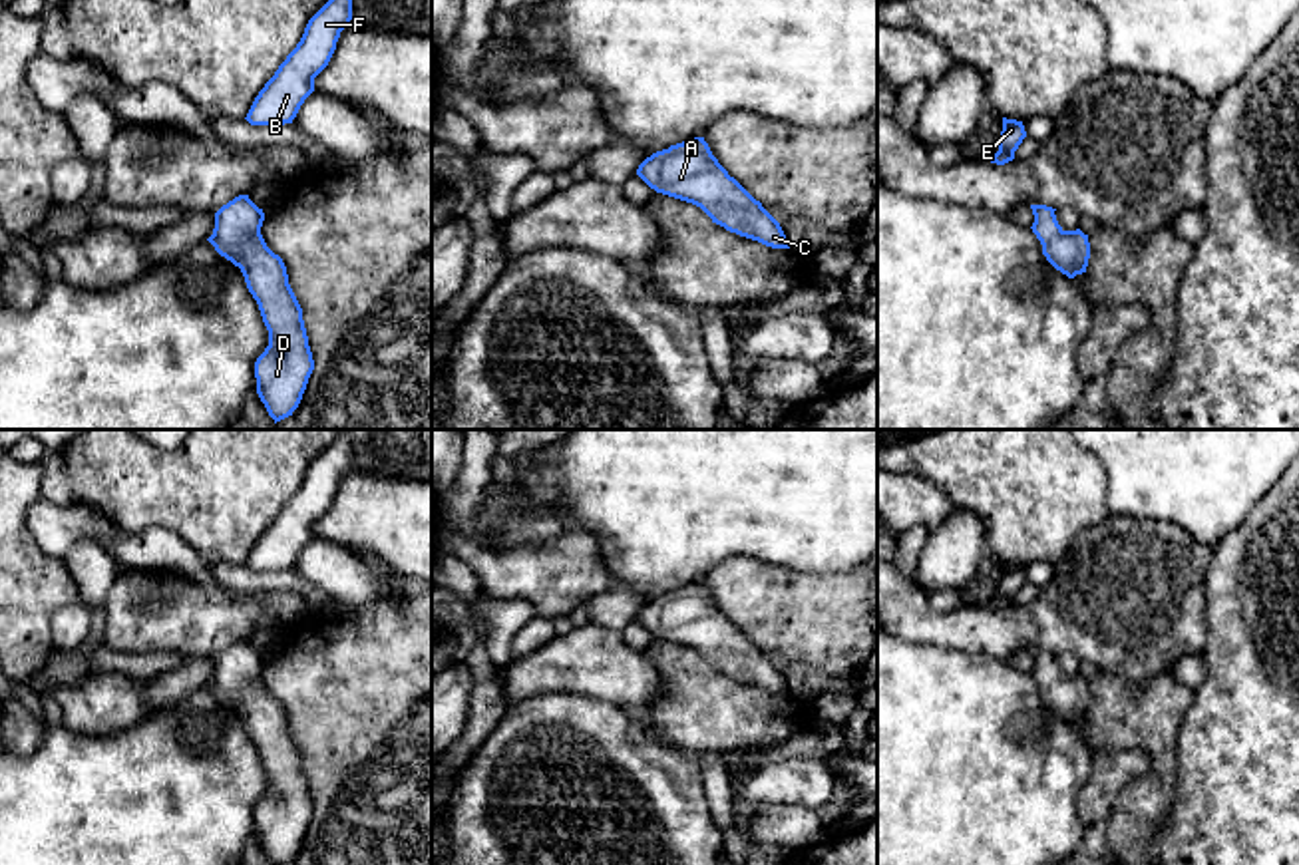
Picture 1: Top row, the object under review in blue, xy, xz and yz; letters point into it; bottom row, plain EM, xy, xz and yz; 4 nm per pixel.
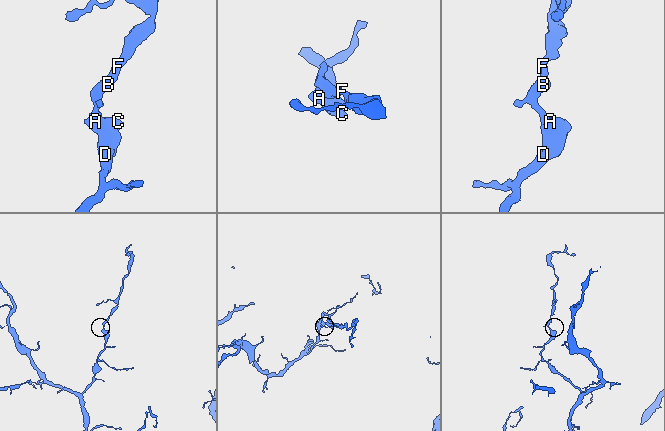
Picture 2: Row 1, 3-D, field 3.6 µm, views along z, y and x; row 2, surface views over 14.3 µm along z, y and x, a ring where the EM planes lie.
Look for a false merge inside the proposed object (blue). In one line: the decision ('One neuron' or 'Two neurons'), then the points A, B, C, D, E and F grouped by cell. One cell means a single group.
One neuron. Groups: A B C D E F

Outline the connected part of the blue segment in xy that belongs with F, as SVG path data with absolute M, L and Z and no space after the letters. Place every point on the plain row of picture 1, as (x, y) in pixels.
M340 433L306 469L296 493L255 543L251 571L292 569L304 545L314 537L314 523L328 511L340 477L350 471L352 443Z

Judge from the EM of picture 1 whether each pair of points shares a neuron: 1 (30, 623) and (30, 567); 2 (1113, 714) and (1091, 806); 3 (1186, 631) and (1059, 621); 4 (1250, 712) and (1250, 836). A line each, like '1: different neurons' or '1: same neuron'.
1: same neuron
2: different neurons
3: same neuron
4: same neuron

